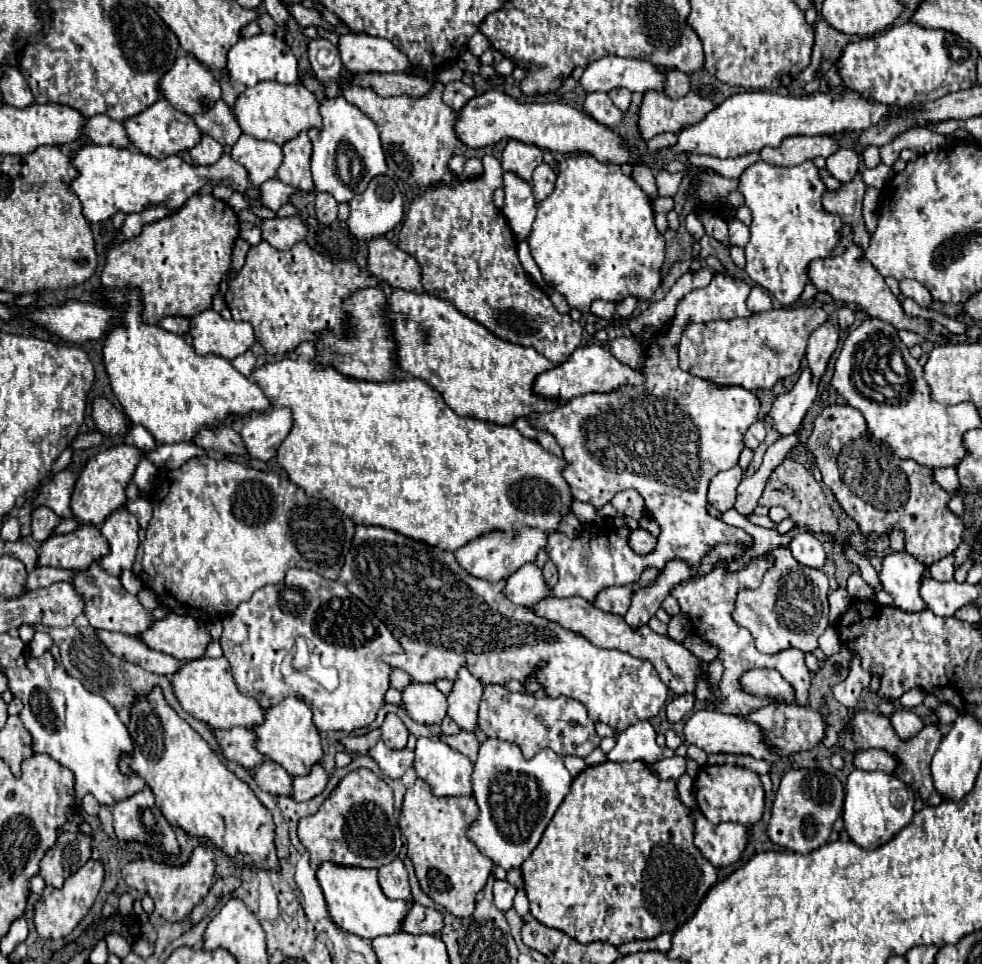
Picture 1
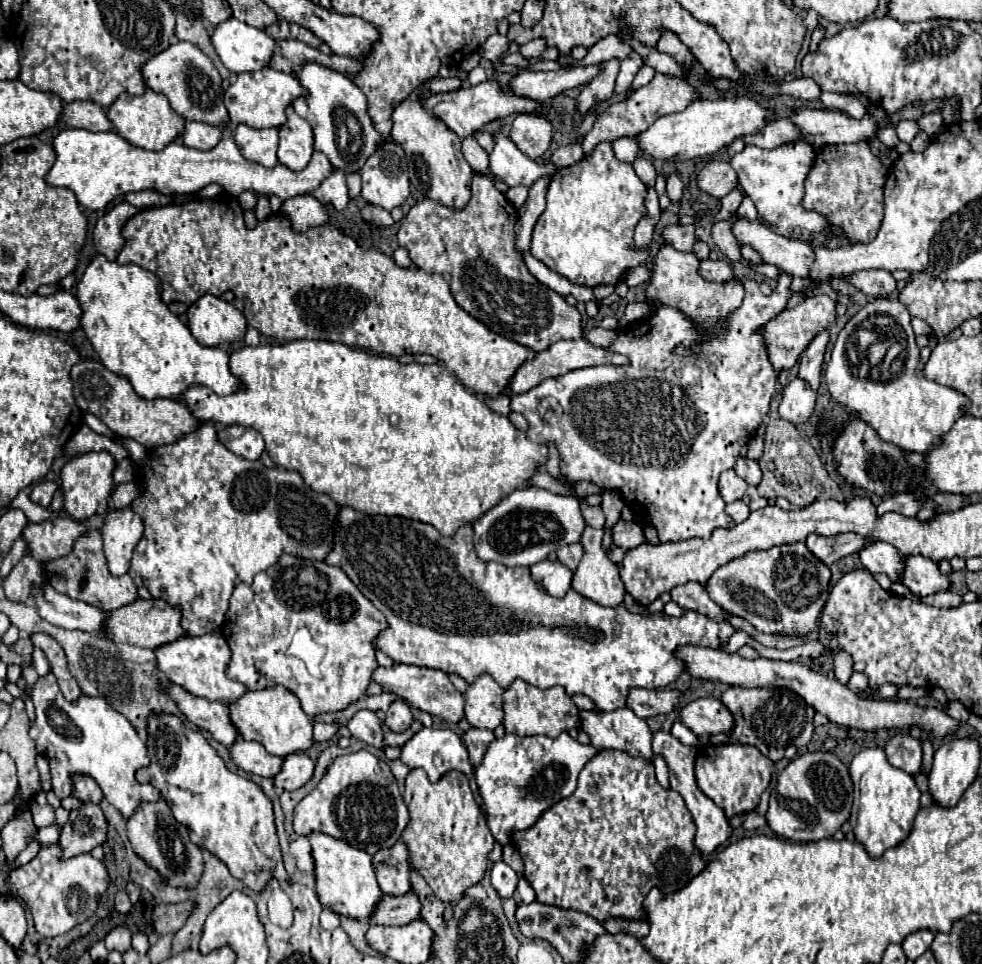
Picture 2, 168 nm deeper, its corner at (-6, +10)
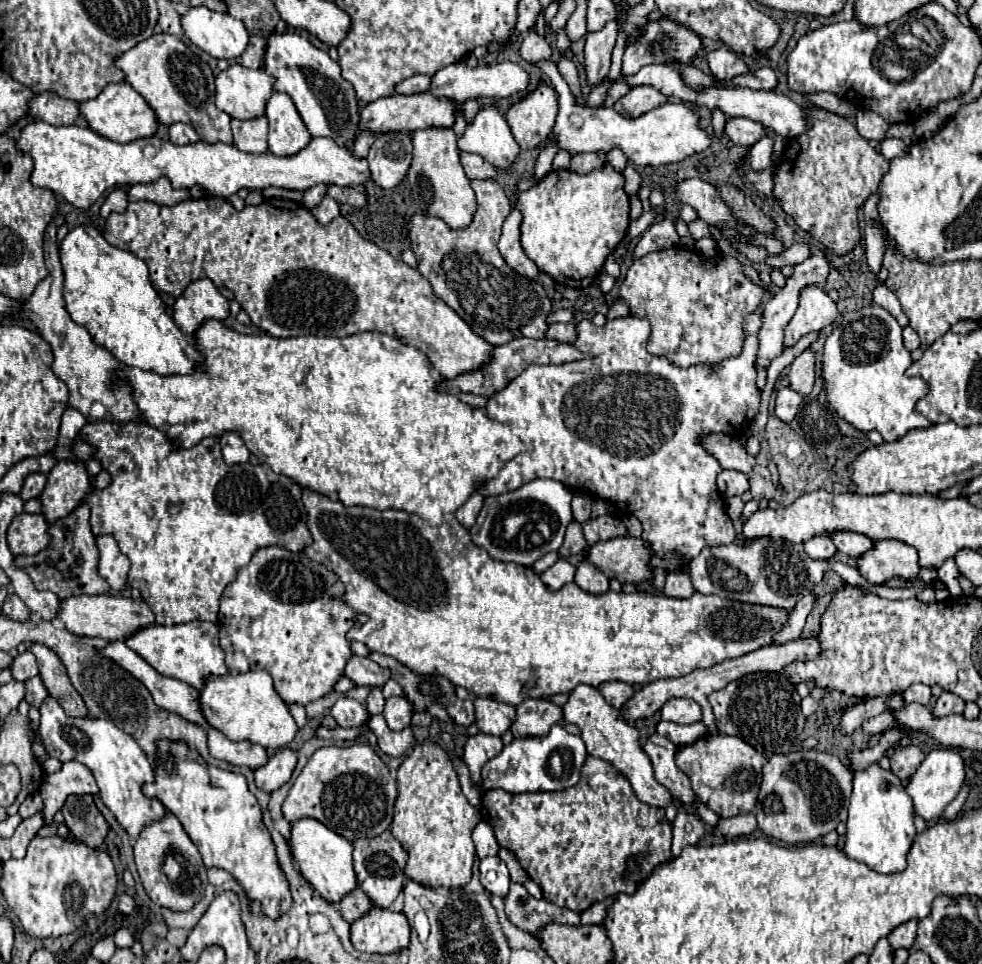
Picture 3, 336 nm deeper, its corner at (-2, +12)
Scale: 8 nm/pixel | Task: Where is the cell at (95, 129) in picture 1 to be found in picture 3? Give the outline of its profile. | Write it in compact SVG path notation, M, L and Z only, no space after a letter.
M36 93L28 101L28 111L32 117L50 125L74 125L78 117L78 103L60 99L56 93Z

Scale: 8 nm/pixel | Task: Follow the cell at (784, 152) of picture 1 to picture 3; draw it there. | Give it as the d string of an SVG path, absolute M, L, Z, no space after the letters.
M732 117L724 125L724 133L734 143L750 147L752 143L756 143L766 133L766 129L756 121L750 121L750 119L744 119L744 117Z

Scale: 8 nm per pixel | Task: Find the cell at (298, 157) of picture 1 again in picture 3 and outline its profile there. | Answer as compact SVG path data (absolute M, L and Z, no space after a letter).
M274 91L266 103L268 117L268 151L280 157L294 155L310 143L310 133L294 105L294 101L280 91Z

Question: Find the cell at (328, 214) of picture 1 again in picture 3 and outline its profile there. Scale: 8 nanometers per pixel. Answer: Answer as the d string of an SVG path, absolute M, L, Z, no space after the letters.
M314 185L314 187L310 187L306 193L304 193L304 205L308 207L308 209L312 209L312 207L316 207L320 201L322 201L322 197L326 195L326 187L324 185Z

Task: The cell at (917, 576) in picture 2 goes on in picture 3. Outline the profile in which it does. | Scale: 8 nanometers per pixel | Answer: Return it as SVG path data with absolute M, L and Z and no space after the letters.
M896 539L872 541L872 549L856 559L856 567L860 575L874 585L882 585L892 577L914 581L920 571L916 549Z

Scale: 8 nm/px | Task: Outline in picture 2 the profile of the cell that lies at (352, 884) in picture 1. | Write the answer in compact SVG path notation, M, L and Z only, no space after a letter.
M310 833L308 839L316 863L316 891L320 903L324 907L332 907L344 917L368 921L372 917L372 911L376 911L376 903L384 899L384 893L376 883L376 873L372 871L372 857L366 851L354 849L348 843L324 833Z

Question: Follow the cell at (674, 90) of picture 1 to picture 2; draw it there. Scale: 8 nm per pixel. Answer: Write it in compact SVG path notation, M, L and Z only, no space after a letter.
M664 31L658 45L656 45L658 51L664 51L666 55L672 55L676 59L676 63L688 63L688 67L692 67L692 53L690 49L670 31Z

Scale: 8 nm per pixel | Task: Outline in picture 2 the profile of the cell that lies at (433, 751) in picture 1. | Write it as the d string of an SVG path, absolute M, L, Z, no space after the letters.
M422 727L404 747L402 747L402 757L400 757L402 763L406 763L408 767L420 767L428 773L428 779L432 783L436 783L442 775L446 775L448 771L460 771L468 777L471 789L475 801L479 805L482 811L482 799L478 794L478 787L476 785L475 776L474 776L474 767L470 763L470 757L468 757L468 749L464 747L462 739L450 731L450 729L432 729L432 727Z

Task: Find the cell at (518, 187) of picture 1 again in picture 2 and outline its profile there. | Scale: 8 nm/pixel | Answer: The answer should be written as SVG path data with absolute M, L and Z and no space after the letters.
M502 133L494 135L496 145L490 153L490 173L504 179L508 187L530 187L540 177L552 175L552 165L538 165L536 161L528 159L508 137Z

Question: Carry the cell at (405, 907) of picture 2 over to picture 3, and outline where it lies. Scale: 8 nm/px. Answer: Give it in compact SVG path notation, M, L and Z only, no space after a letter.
M354 889L352 893L348 893L348 897L344 897L344 901L340 901L340 915L348 921L348 923L352 923L352 921L356 921L358 917L362 917L370 907L372 907L372 903L370 903L370 899L364 895L364 891L360 891L360 889Z

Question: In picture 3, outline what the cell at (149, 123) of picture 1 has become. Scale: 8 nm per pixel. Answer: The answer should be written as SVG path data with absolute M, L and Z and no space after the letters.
M126 81L106 85L96 99L78 103L78 109L80 109L80 117L88 123L88 127L92 131L96 131L98 135L102 135L110 141L116 141L116 143L130 143L130 141L142 139L142 137L152 137L158 127L152 107Z

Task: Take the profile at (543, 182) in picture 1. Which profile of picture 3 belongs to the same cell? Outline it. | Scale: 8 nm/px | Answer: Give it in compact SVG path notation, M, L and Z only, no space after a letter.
M514 207L512 213L506 217L504 227L502 227L502 237L498 241L498 249L504 257L504 261L522 277L528 279L538 279L540 271L538 267L526 257L522 245L520 245L520 221L522 221L522 213Z

